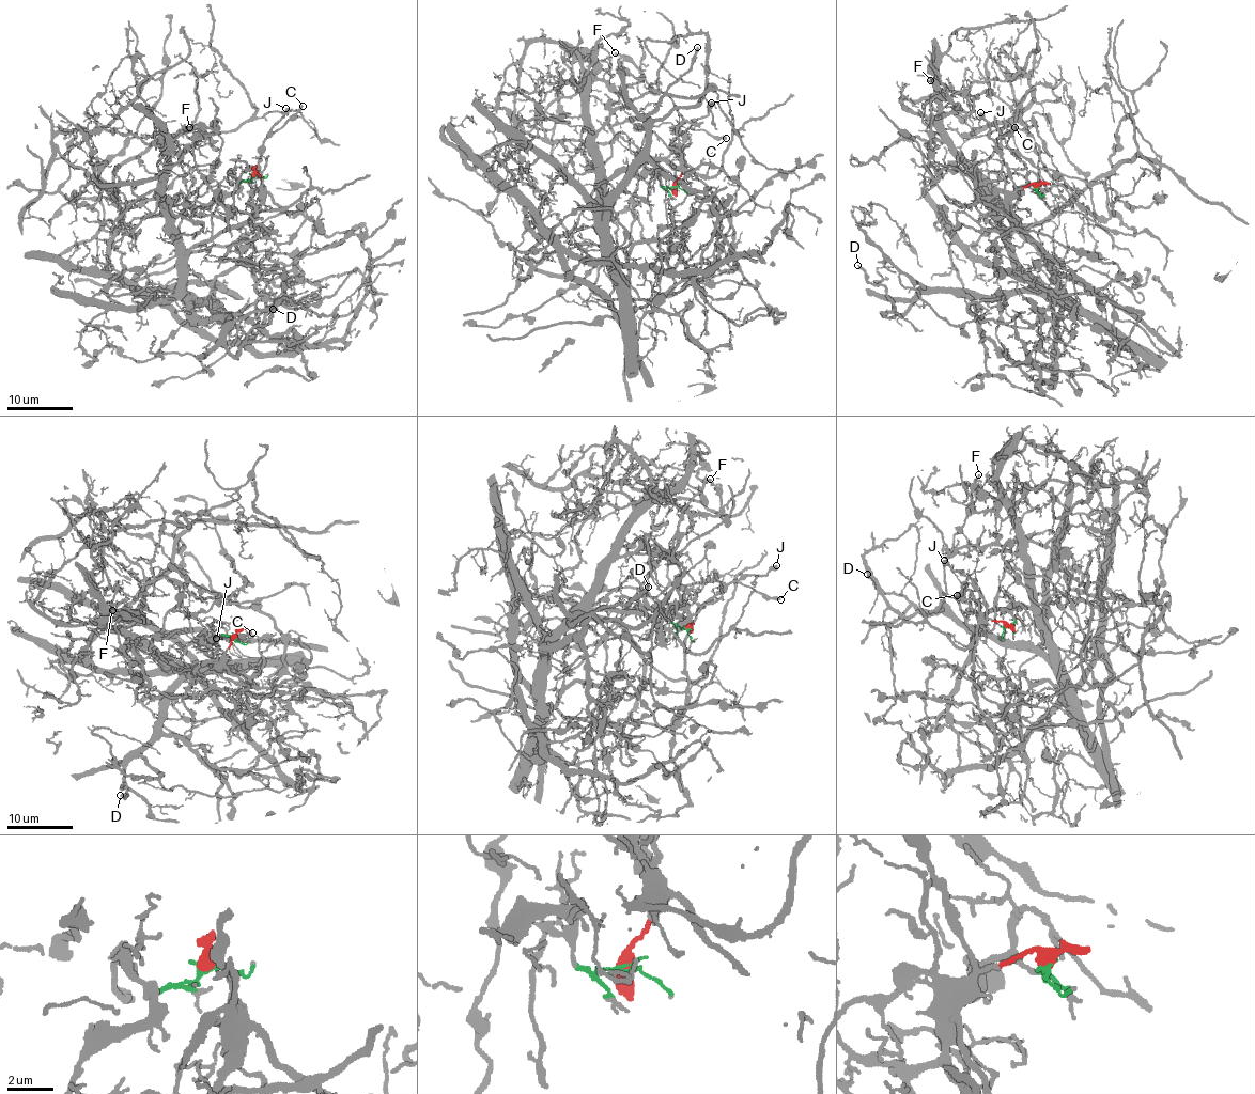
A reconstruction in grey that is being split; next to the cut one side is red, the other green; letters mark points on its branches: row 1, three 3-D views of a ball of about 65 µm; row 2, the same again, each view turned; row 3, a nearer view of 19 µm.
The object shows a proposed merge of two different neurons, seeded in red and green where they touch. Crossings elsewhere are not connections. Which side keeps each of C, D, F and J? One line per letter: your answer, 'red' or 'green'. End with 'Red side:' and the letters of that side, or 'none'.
C: red
D: green
F: green
J: red
Red side: C, J

